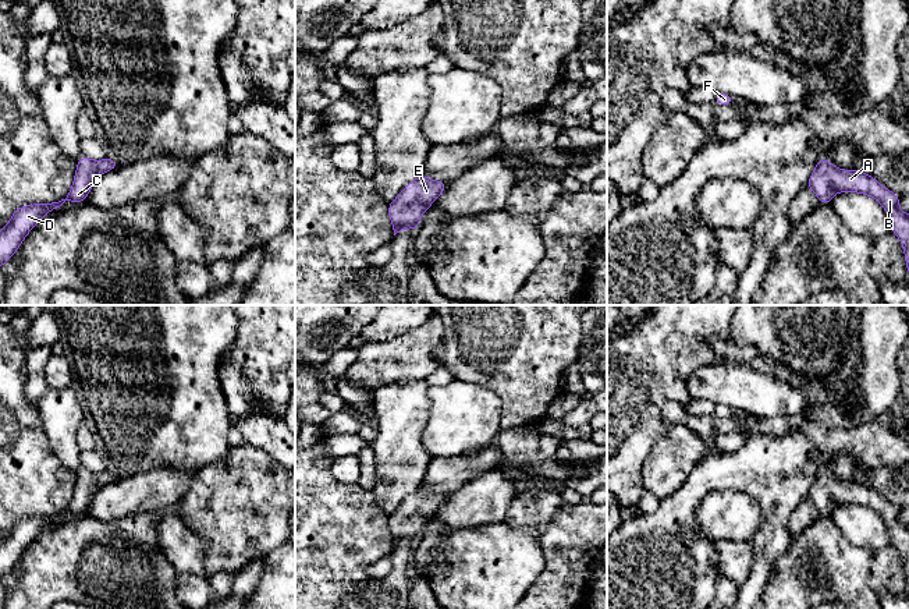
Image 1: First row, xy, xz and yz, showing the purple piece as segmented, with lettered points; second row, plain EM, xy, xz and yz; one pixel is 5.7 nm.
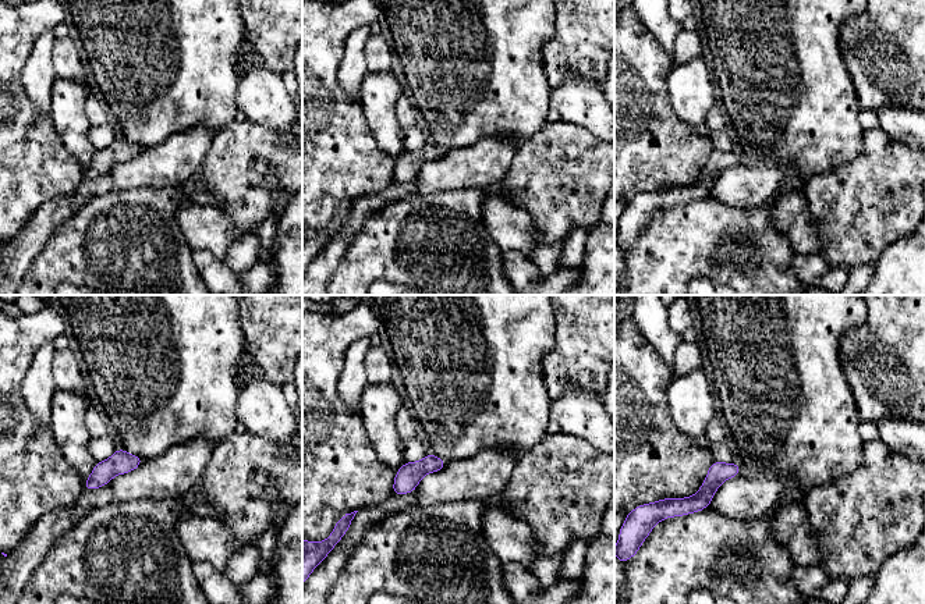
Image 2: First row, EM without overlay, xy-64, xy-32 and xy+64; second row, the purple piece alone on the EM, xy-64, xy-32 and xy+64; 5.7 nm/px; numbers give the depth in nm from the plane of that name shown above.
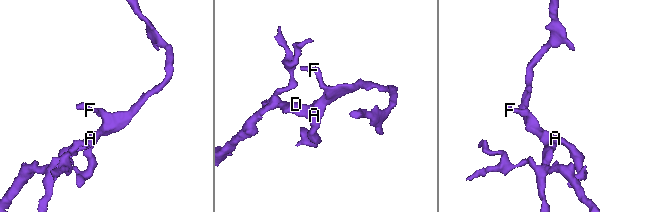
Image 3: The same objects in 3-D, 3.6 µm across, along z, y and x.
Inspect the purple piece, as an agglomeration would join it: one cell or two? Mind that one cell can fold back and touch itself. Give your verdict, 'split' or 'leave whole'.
leave whole

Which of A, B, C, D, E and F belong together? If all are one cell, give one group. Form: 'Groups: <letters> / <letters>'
Groups: A B C D E F

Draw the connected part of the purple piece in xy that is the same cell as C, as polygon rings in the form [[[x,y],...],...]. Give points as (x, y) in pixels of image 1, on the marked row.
[[[109,155],[104,160],[92,160],[81,156],[77,160],[77,173],[65,199],[52,203],[33,203],[14,210],[8,224],[0,230],[0,266],[17,252],[26,234],[52,210],[65,201],[81,203],[89,195],[97,177],[120,164]]]

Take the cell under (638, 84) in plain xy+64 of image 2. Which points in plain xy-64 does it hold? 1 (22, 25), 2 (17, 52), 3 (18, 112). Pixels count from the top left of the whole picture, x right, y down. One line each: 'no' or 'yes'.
1: yes
2: yes
3: yes

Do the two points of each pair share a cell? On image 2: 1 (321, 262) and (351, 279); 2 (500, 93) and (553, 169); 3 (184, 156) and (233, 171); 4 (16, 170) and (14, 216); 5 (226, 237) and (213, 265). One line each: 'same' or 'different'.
1: different
2: different
3: different
4: same
5: different

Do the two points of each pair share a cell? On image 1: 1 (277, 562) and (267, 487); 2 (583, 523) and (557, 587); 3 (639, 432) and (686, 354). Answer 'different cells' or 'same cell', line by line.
1: different cells
2: same cell
3: same cell

